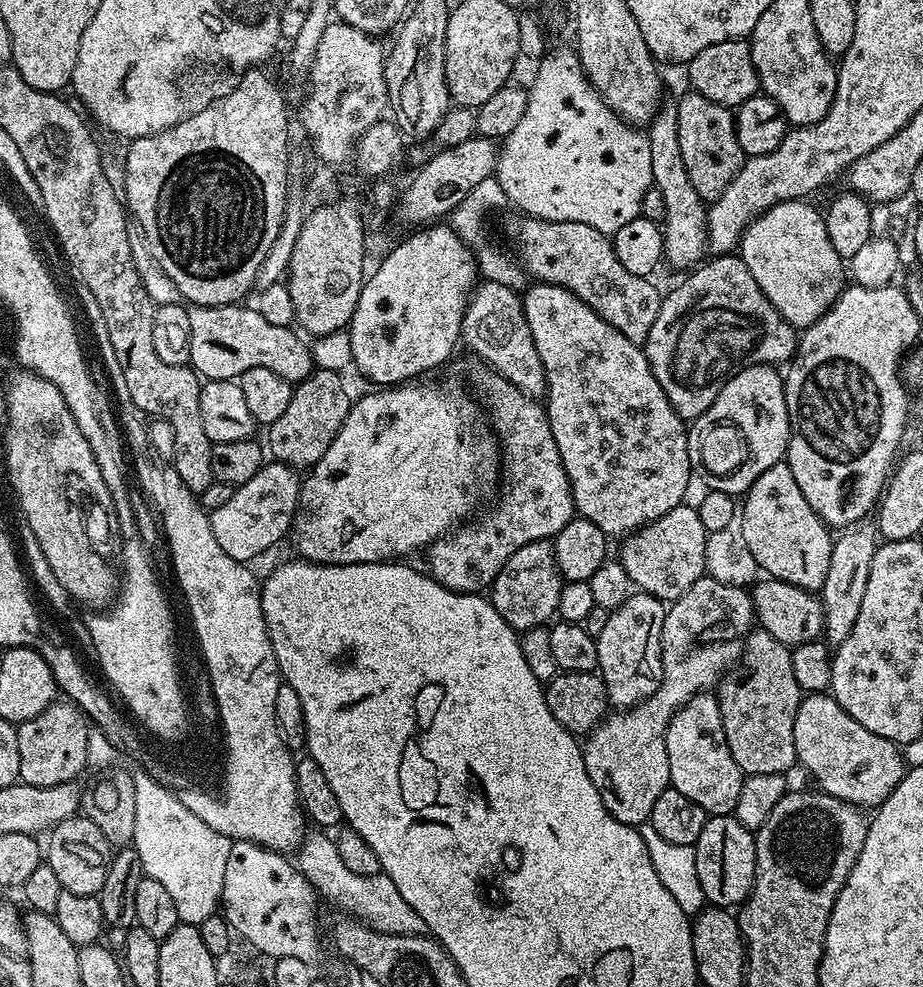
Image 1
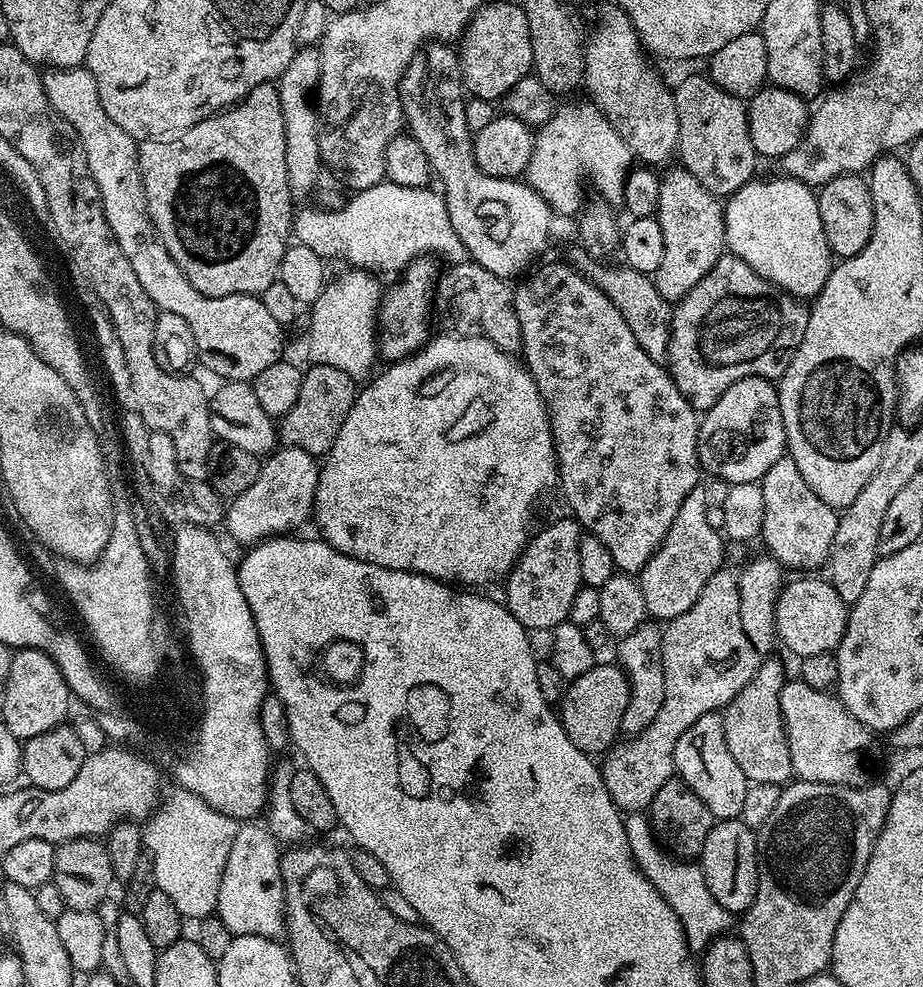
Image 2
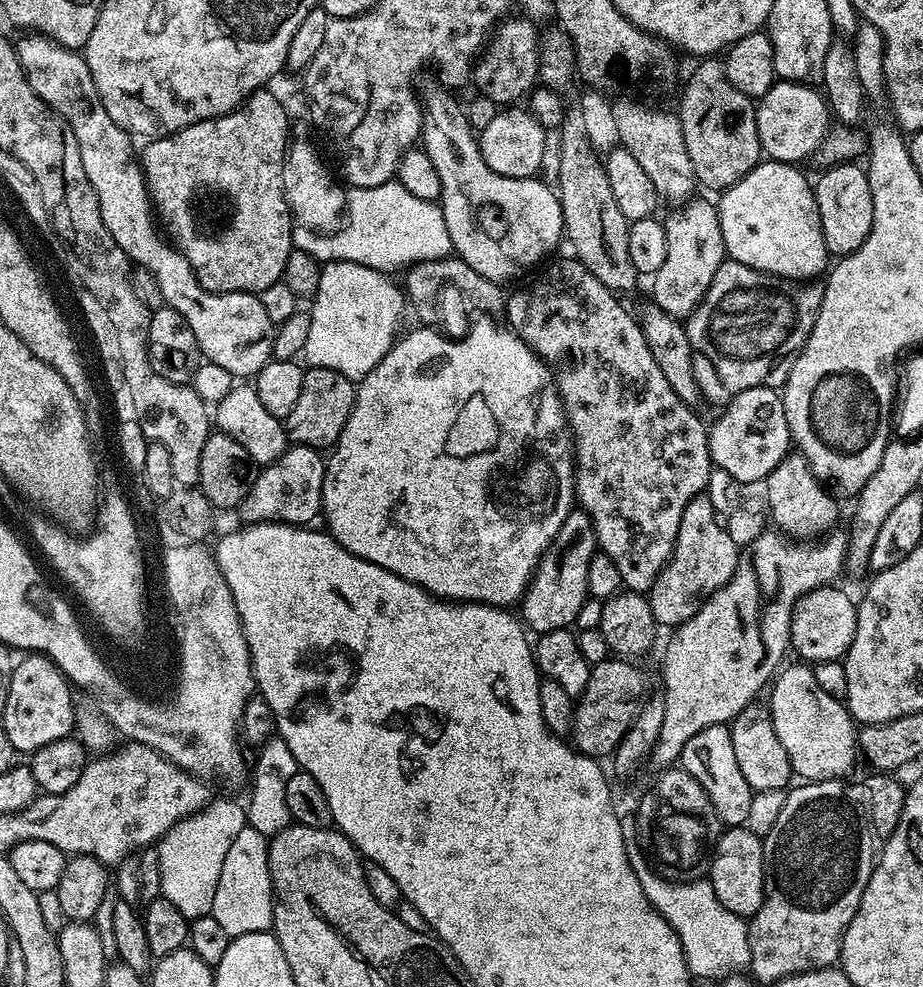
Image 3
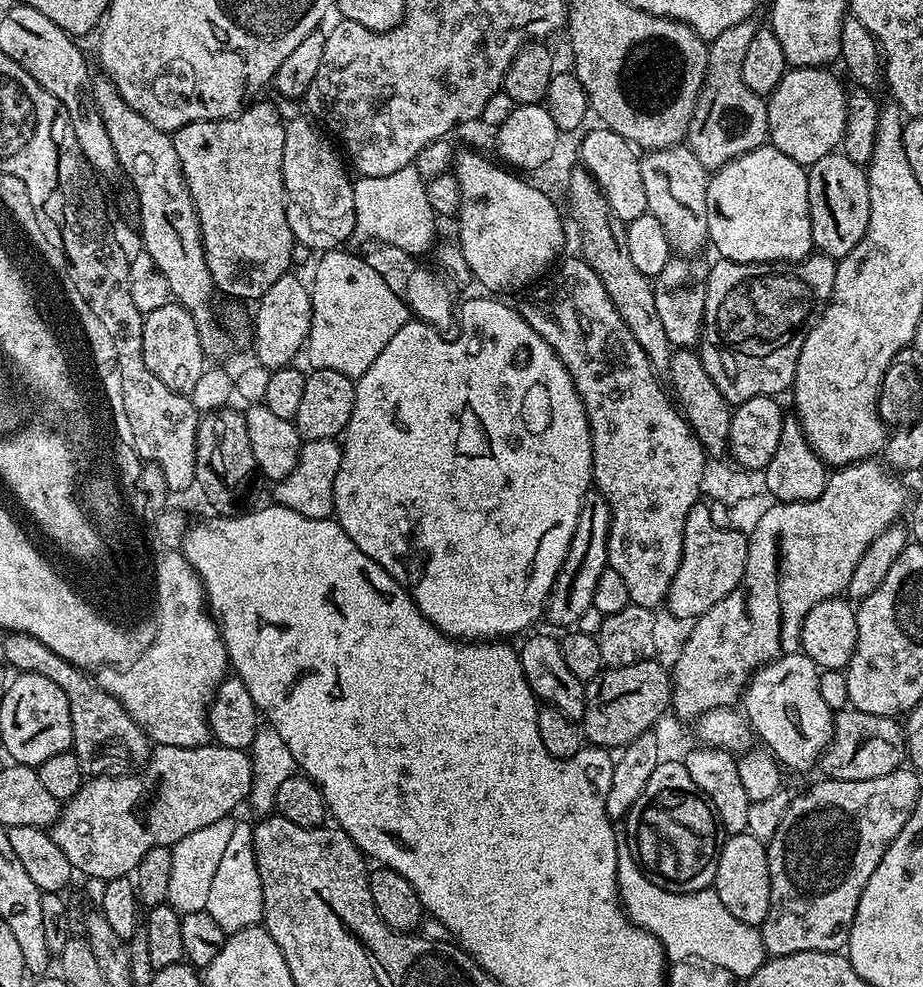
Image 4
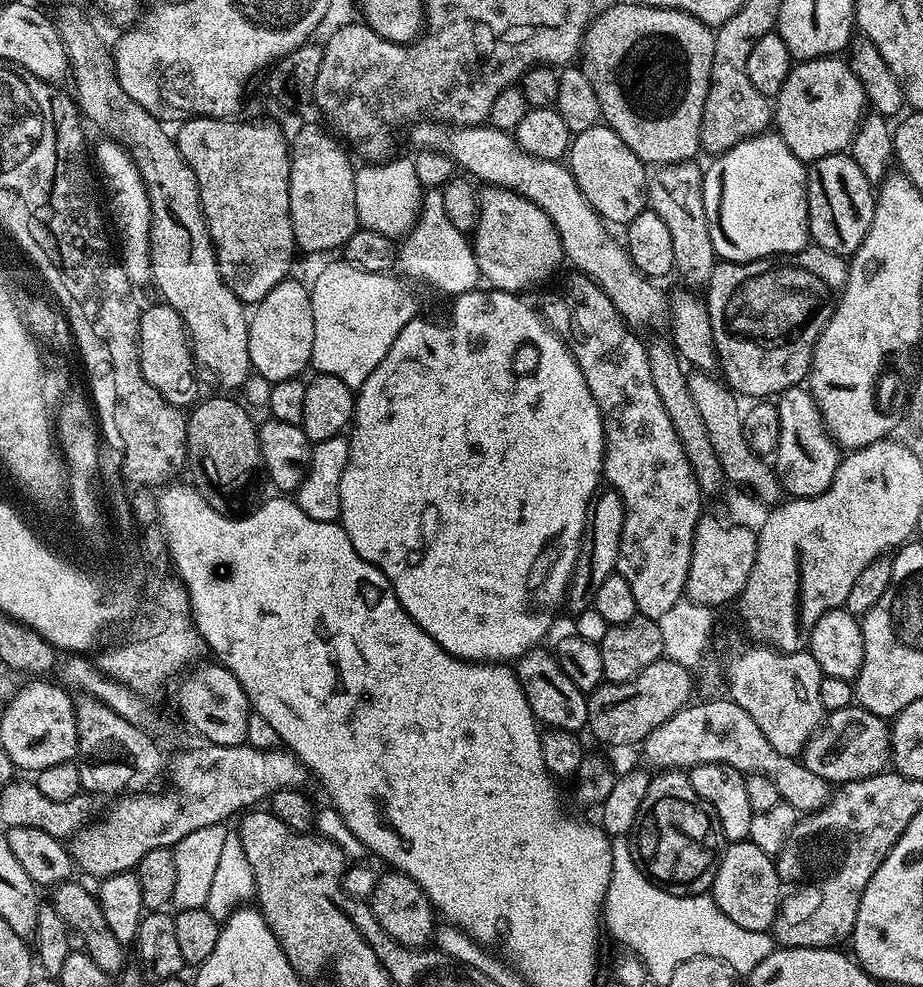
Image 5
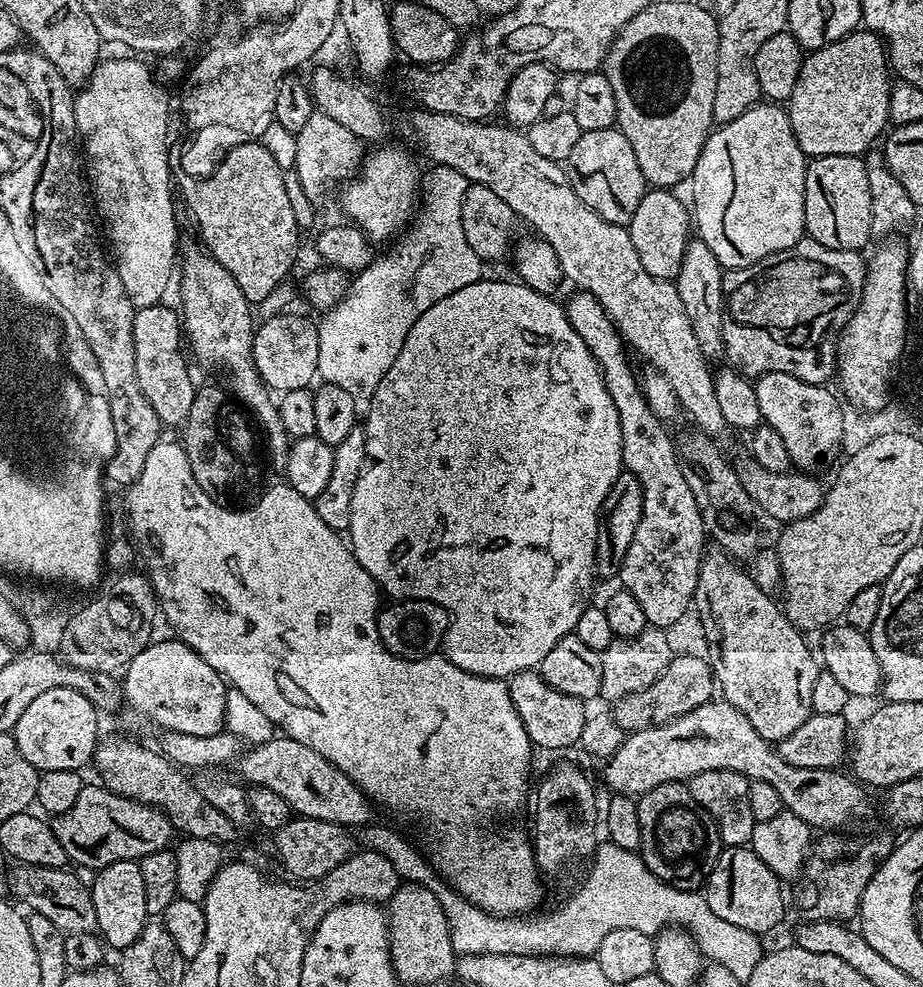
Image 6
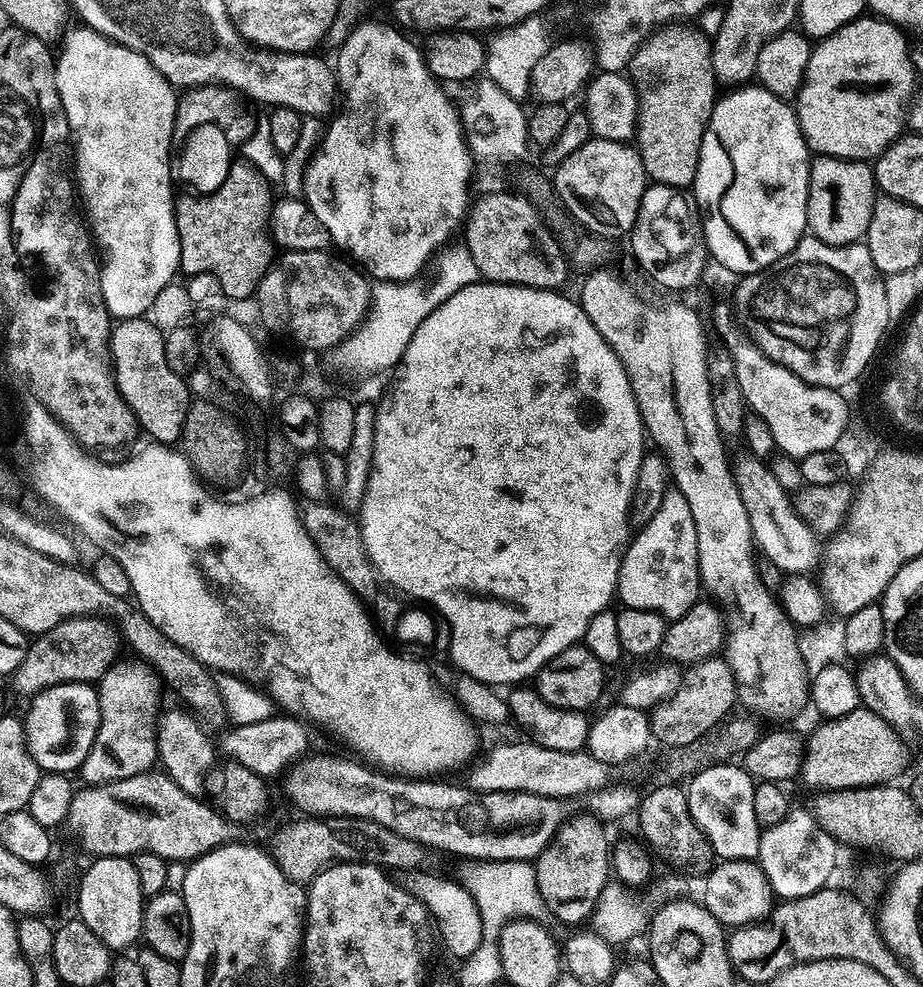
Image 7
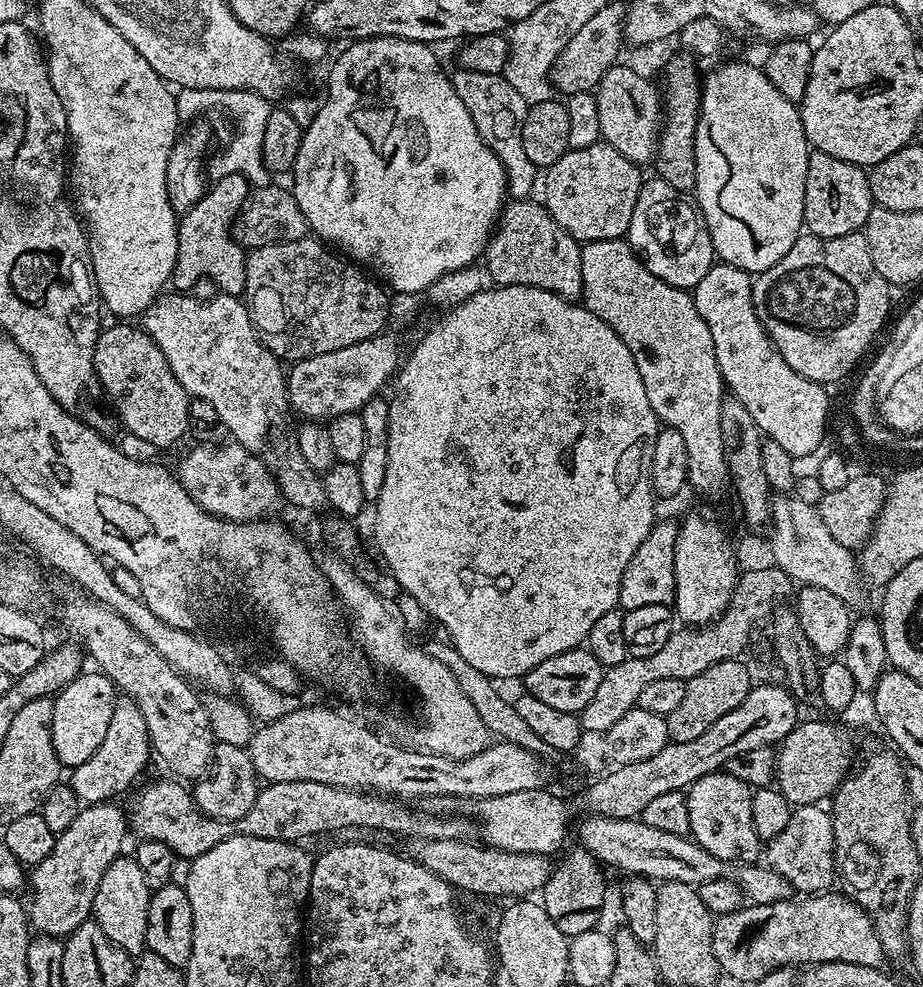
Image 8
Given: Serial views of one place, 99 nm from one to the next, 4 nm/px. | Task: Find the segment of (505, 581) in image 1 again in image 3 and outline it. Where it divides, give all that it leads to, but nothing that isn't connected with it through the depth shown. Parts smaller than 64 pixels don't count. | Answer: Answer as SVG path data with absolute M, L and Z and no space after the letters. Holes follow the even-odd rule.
M579 506L573 507L566 522L562 522L562 530L558 530L554 542L541 558L522 597L522 620L531 631L533 628L533 633L571 629L575 625L578 610L582 610L584 603L590 599L586 574L590 574L590 558L594 558L597 551L596 531L590 514Z

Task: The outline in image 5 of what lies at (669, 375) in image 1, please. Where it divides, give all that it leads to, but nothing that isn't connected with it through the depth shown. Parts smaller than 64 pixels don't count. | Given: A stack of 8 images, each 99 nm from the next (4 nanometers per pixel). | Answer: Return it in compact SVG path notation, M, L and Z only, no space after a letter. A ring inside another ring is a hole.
M809 246L800 252L791 252L788 256L767 256L765 260L751 260L745 264L730 264L727 262L717 263L716 269L710 274L706 285L706 303L710 314L710 326L714 326L714 342L716 343L716 359L719 371L724 371L723 379L731 391L744 396L756 396L752 398L776 398L781 392L788 388L795 388L807 381L809 372L812 371L812 355L814 346L840 301L840 294L843 292L848 281L848 260L843 256L834 254L825 248Z

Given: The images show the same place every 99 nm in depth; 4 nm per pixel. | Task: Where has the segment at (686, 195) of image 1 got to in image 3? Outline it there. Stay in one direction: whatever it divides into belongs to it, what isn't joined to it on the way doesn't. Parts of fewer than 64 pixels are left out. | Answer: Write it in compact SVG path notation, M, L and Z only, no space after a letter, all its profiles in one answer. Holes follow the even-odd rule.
M693 198L669 220L663 221L666 230L666 258L651 277L652 301L655 307L677 318L687 318L702 302L718 266L726 259L720 213L715 203Z

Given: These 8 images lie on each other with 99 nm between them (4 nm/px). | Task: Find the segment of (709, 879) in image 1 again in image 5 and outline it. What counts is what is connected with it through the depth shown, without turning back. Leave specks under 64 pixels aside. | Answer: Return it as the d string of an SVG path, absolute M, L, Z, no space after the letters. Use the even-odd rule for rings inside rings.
M738 840L725 847L710 895L722 914L738 922L738 926L755 932L767 932L775 925L776 915L780 912L780 887L782 881L775 859L758 850L758 846L754 846L751 840Z

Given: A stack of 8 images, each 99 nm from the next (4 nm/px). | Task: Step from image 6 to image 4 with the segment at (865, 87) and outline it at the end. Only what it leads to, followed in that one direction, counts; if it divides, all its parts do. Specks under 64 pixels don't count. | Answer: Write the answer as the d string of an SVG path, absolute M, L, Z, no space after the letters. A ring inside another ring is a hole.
M789 67L782 82L767 97L768 139L786 158L810 166L841 147L848 117L848 92L827 67Z

